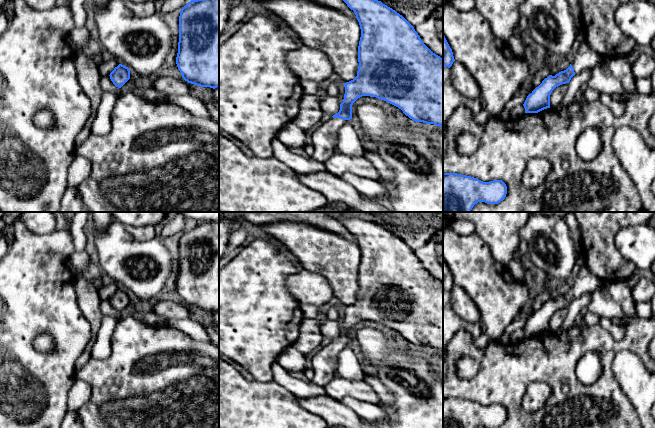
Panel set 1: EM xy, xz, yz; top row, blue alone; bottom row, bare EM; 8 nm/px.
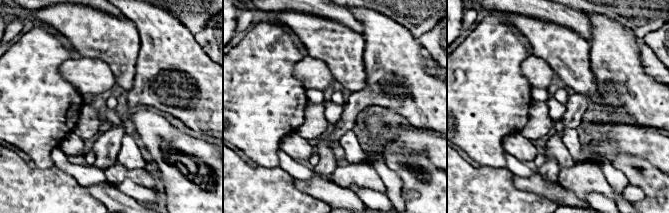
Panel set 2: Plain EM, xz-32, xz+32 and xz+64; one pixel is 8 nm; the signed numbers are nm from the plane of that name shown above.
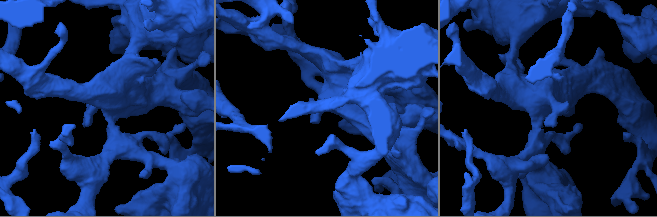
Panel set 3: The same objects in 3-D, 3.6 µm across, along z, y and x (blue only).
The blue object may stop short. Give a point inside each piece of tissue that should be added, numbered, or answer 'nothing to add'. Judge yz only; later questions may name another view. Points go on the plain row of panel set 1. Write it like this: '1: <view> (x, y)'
1: yz (586, 282)

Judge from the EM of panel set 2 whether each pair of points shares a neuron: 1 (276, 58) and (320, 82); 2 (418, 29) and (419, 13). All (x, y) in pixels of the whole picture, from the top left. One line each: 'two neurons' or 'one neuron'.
1: two neurons
2: one neuron

